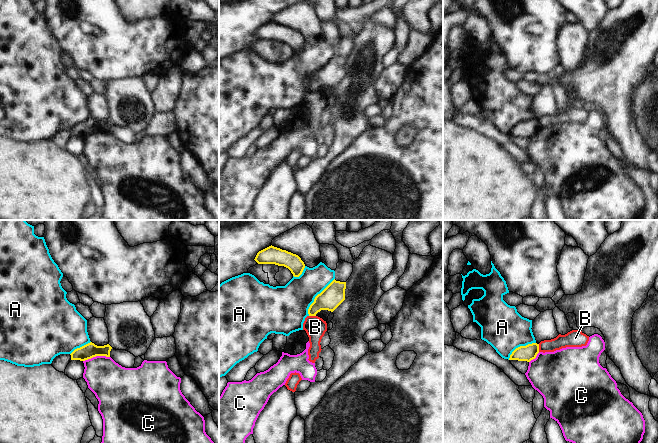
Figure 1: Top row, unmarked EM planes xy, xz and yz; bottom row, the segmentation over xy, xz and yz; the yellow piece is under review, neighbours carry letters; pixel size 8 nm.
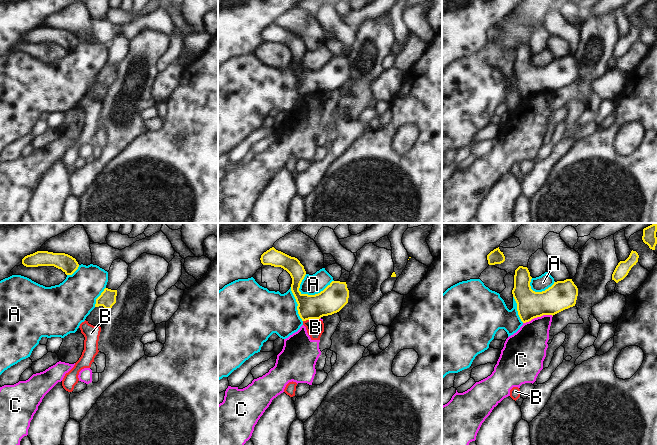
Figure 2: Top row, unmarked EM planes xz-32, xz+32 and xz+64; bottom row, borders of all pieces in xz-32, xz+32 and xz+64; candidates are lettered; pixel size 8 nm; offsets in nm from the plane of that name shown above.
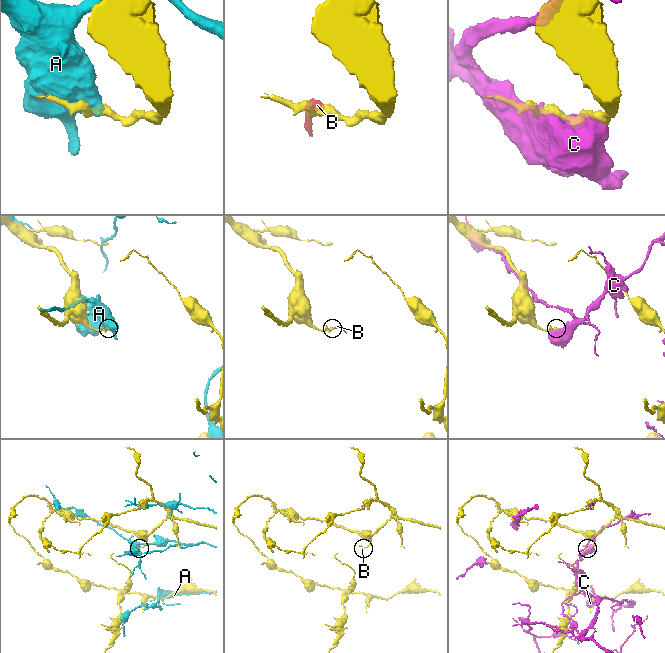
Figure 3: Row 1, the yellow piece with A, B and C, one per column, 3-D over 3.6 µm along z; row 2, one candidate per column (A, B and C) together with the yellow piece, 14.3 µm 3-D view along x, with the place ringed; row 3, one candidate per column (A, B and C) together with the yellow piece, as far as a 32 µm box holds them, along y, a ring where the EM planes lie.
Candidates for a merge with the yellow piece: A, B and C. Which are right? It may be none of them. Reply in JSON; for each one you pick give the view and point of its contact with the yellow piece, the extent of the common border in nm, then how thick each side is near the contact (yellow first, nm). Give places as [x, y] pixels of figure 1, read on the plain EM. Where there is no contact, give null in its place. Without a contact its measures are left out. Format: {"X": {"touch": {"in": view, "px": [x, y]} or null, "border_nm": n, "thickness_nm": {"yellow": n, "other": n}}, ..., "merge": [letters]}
{"merge": []}

